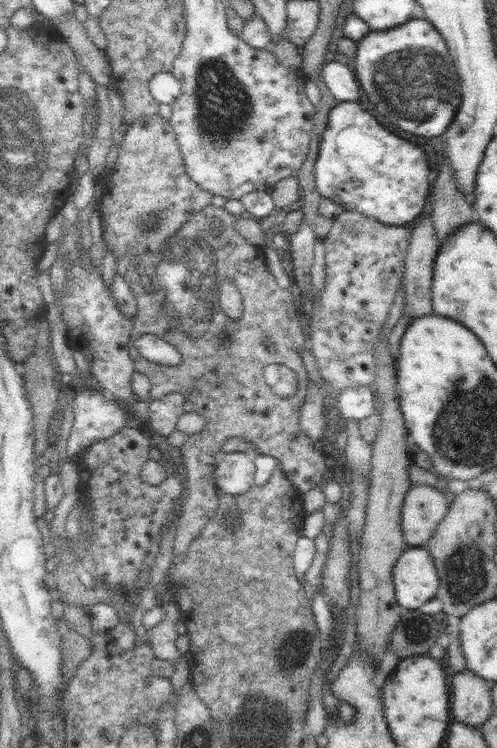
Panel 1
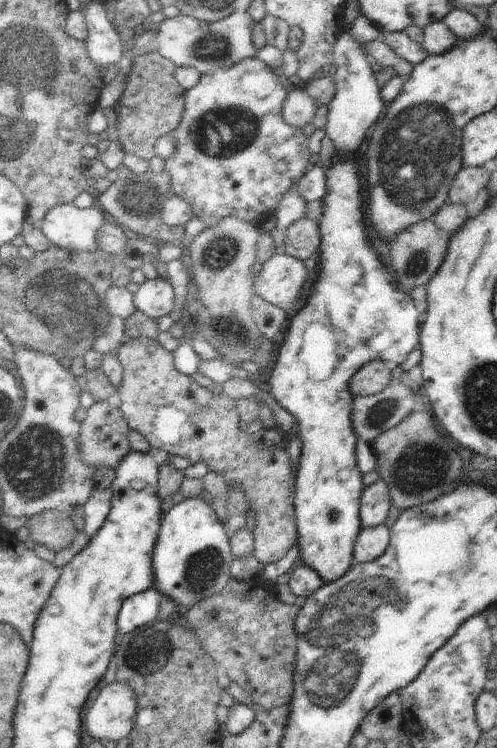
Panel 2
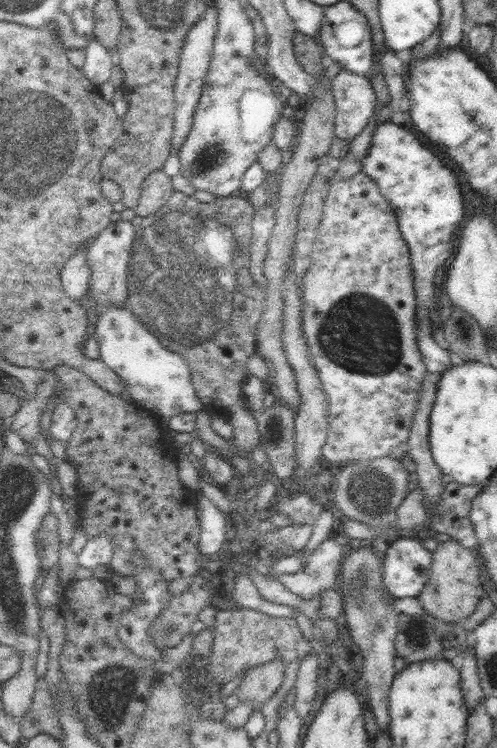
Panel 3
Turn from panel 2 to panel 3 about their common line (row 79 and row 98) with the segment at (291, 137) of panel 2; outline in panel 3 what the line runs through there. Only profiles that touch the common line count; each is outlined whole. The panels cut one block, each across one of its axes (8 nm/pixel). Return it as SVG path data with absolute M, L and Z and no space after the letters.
M257 62L236 76L228 87L204 86L190 132L178 154L180 173L195 189L206 190L216 197L241 193L246 170L273 140L274 123L283 115L282 101L275 81Z

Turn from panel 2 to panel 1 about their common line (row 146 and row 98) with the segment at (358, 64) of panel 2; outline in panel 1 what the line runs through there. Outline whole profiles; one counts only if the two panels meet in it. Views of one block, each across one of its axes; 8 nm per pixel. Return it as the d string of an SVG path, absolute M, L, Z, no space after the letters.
M328 62L321 72L324 84L339 102L354 102L361 95L360 82L357 81L355 70L342 62Z

